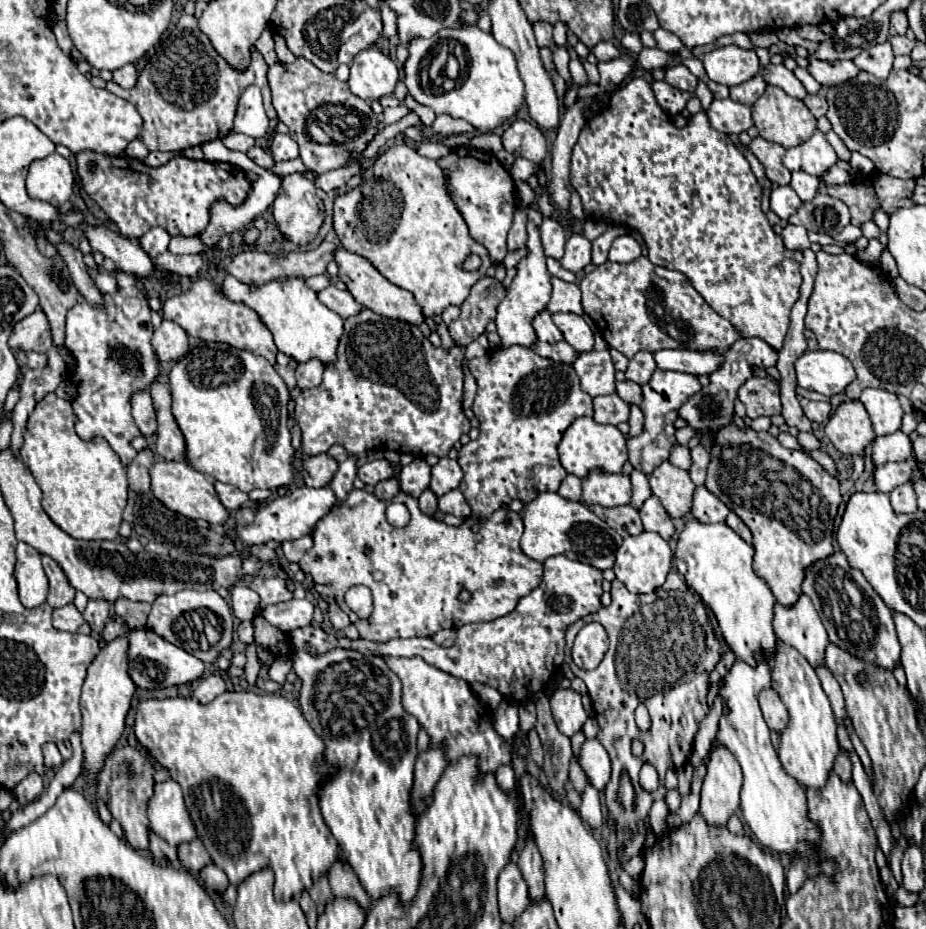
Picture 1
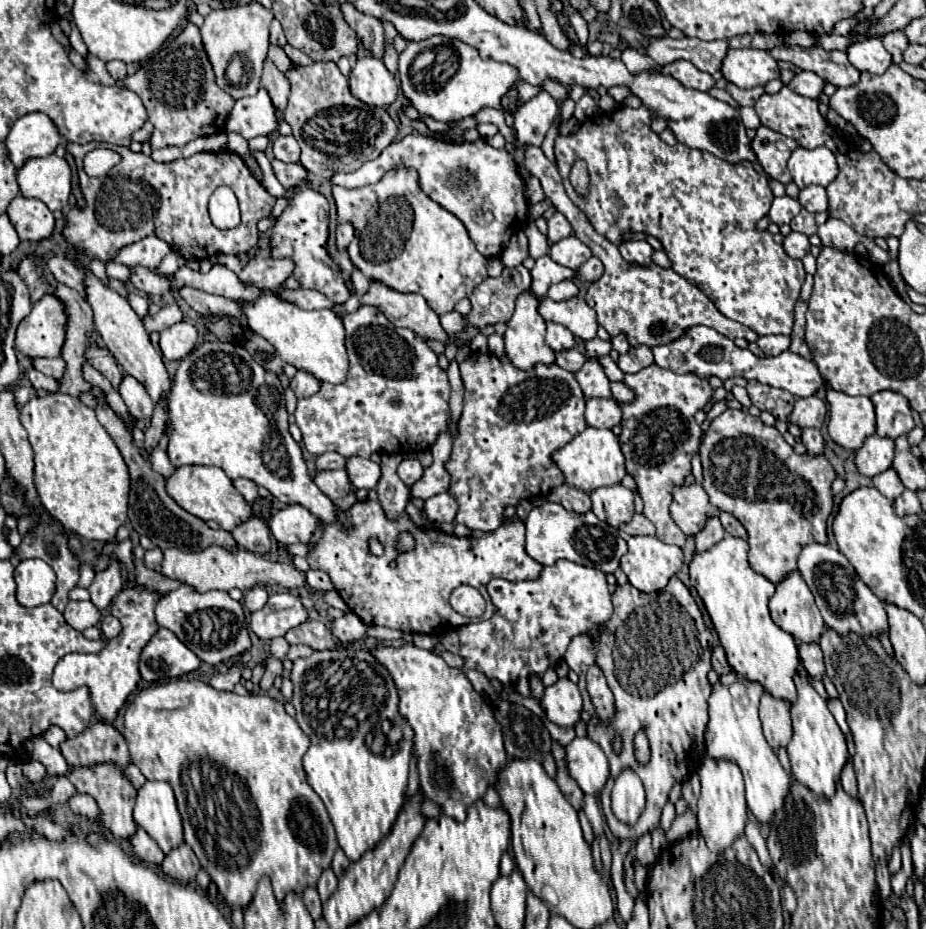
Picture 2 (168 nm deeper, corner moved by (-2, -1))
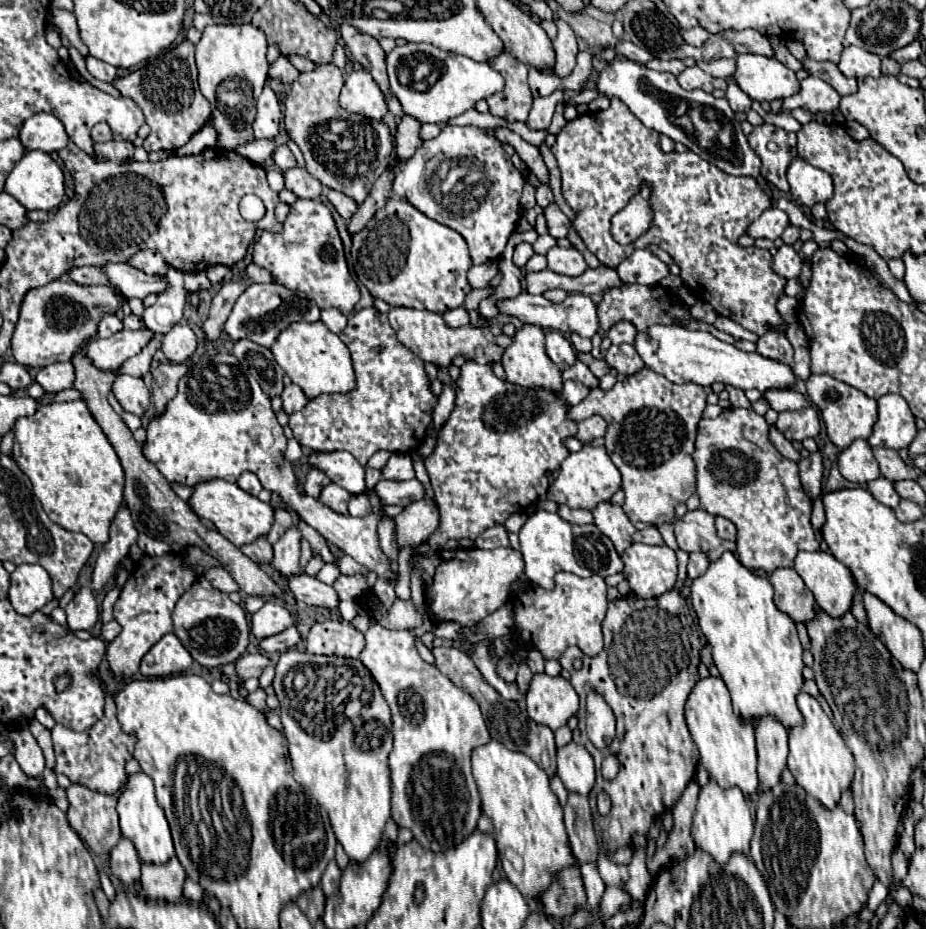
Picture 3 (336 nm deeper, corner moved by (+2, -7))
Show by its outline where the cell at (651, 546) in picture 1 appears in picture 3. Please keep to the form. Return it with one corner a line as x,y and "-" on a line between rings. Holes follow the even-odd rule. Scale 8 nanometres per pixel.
633,543
621,559
625,563
623,575
637,597
659,597
675,587
677,557
667,545

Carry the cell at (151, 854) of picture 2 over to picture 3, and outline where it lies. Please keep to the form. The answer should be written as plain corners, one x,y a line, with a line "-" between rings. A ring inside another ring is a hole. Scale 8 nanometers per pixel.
123,837
109,855
109,863
111,863
111,871
115,877
121,879
123,885
135,885
141,877
141,859
139,853
135,851
135,845

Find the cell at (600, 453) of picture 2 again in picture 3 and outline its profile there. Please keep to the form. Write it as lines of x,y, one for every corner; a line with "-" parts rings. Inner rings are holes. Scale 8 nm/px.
585,443
577,453
569,453
561,463
559,477
547,491
547,499
555,503
565,503
573,509
593,509
601,501
609,501
611,495
621,487
621,473
607,455
605,447
593,447

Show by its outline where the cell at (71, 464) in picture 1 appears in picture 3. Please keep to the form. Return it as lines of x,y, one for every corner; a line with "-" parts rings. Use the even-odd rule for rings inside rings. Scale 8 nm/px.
67,401
67,403
49,403
41,405
35,415
21,417
15,423
15,445
13,459
19,469
31,479
33,493
41,501
49,519
61,525
67,531
83,533
93,543
107,543
107,531
111,527
111,519
115,519
115,511
123,505
123,469
119,457
105,433
89,413
85,401

